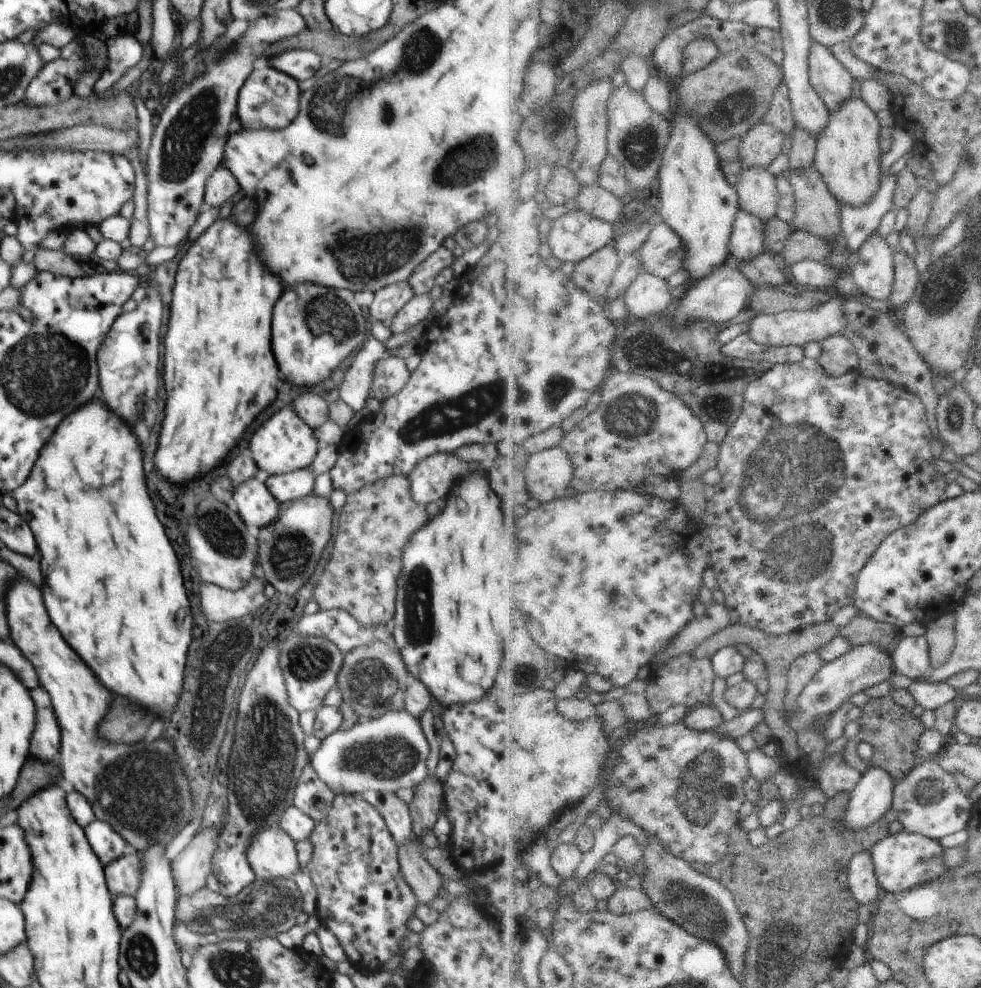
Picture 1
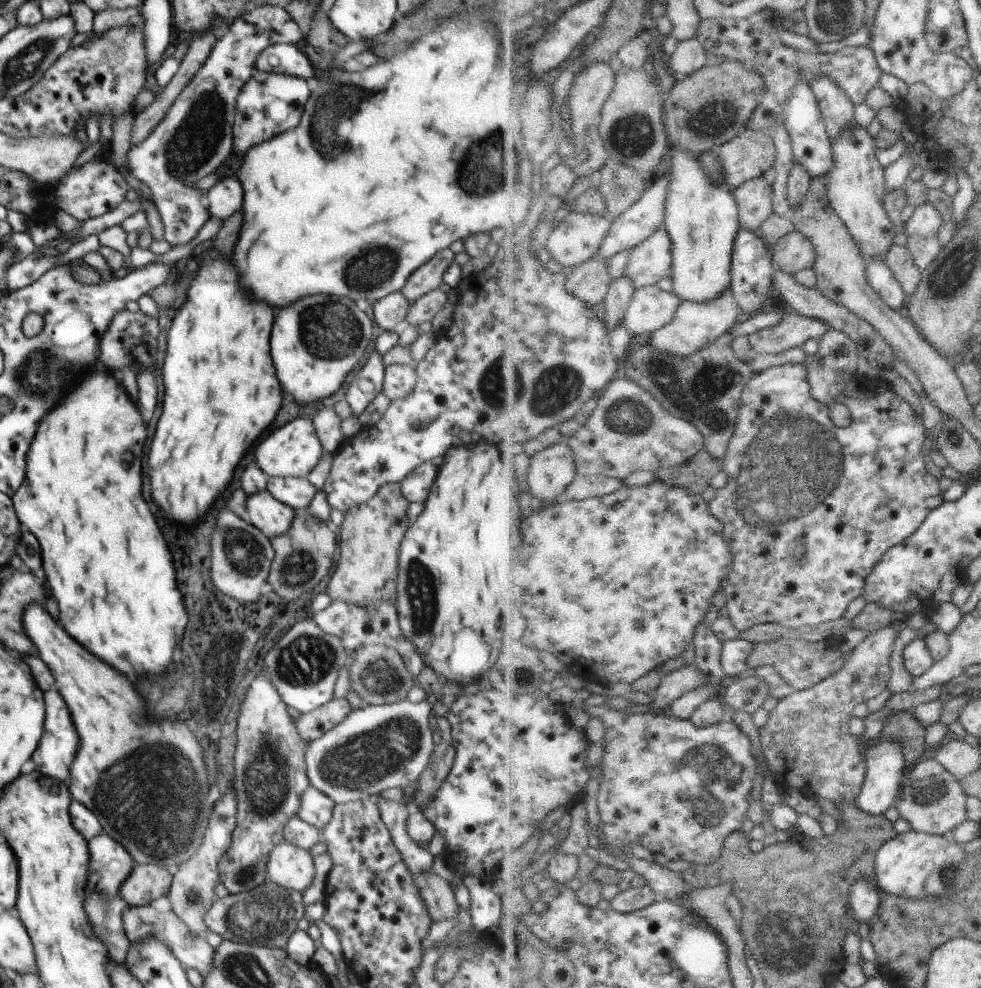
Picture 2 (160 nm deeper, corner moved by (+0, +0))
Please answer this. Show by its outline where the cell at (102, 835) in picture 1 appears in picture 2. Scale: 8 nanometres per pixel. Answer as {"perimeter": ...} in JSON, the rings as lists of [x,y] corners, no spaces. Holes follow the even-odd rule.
{"perimeter":[[[103,832],[88,841],[88,847],[91,875],[88,878],[88,886],[86,886],[86,914],[90,918],[90,924],[96,936],[108,946],[108,954],[112,956],[112,960],[122,964],[125,962],[132,942],[122,926],[122,914],[129,905],[120,898],[120,886],[130,876],[135,863],[124,846]]]}

